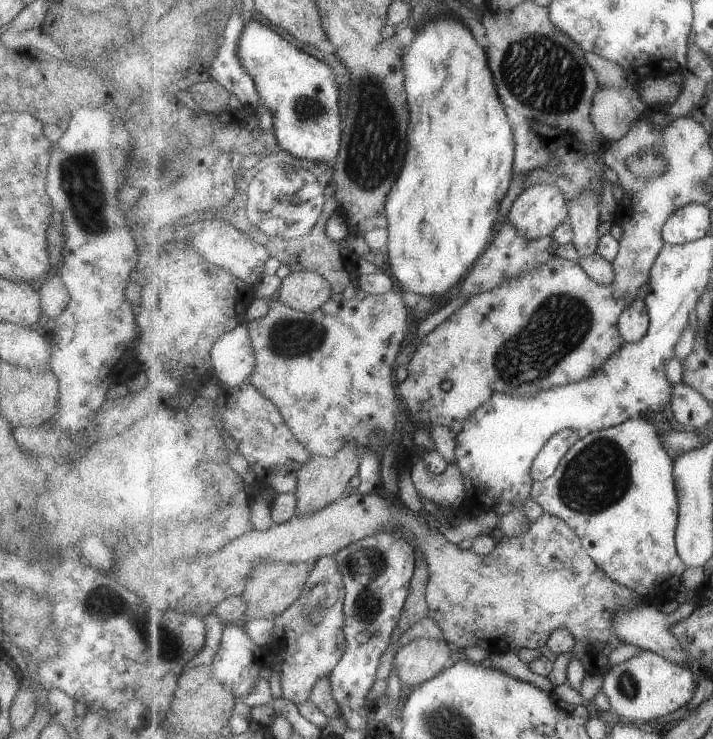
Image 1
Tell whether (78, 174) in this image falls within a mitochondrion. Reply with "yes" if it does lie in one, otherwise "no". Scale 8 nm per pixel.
yes

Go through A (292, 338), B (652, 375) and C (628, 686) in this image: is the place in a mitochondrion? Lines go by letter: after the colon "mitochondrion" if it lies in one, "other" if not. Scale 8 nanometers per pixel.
A: mitochondrion
B: other
C: mitochondrion

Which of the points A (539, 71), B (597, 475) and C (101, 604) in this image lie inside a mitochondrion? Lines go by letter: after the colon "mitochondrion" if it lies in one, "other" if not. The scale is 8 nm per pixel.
A: mitochondrion
B: mitochondrion
C: mitochondrion

